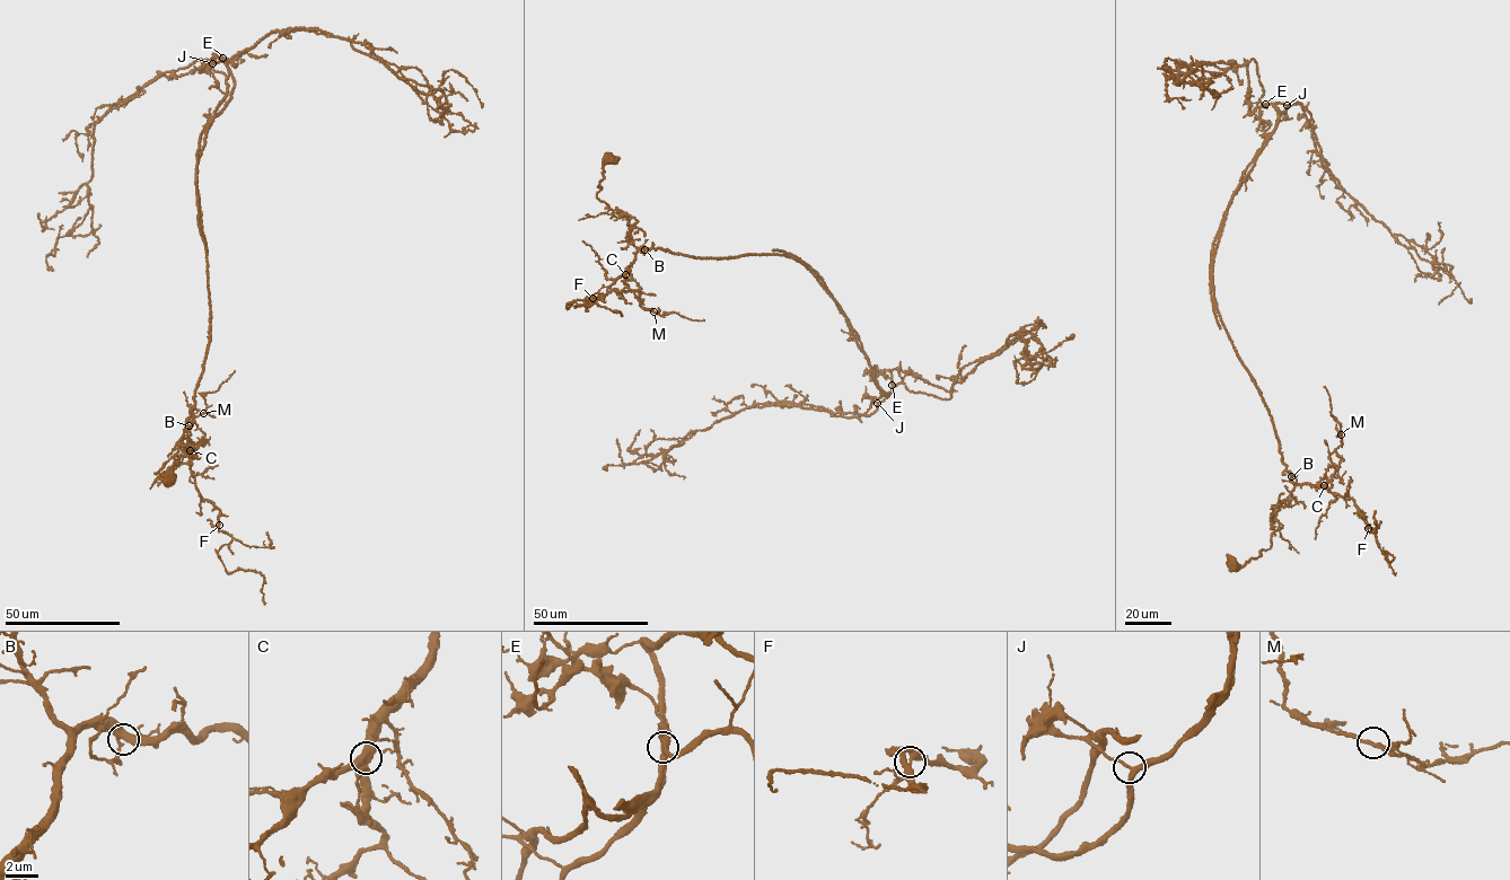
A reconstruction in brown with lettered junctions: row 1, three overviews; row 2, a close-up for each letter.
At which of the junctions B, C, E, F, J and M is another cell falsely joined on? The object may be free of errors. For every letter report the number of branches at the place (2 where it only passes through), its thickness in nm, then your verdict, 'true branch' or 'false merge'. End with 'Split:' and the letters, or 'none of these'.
B: branches 3; calibre 400 nm; true branch
C: branches 3; calibre 480 nm; true branch
E: branches 3; calibre 480 nm; false merge
F: branches 3; calibre 280 nm; true branch
J: branches 3; calibre 280 nm; true branch
M: branches 3; calibre 220 nm; true branch
Split: E

